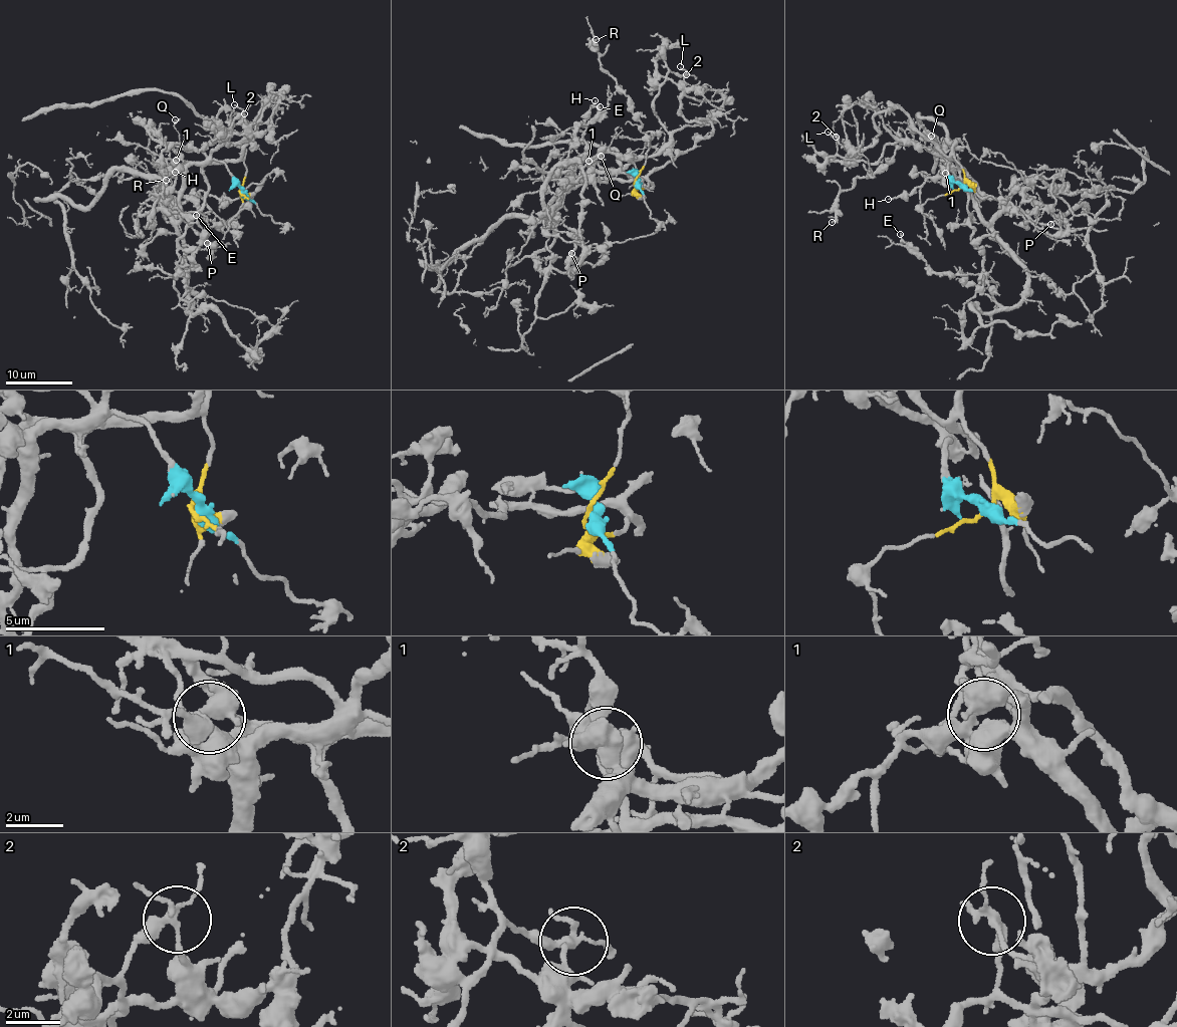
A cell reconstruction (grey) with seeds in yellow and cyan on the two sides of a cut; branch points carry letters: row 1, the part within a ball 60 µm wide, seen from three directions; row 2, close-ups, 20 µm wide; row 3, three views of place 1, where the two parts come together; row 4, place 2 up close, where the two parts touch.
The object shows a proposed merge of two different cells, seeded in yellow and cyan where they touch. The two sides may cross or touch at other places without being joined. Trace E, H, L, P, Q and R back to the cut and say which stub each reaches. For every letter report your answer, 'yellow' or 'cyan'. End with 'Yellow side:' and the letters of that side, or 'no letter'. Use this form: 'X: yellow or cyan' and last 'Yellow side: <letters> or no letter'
E: yellow
H: yellow
L: yellow
P: yellow
Q: cyan
R: yellow
Yellow side: E, H, L, P, R

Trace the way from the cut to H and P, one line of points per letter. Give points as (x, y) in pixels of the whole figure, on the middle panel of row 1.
H: (635, 181), (641, 189), (648, 186), (642, 179), (597, 180), (593, 173), (582, 136), (587, 113), (596, 99)
P: (635, 181), (648, 186), (590, 180), (563, 196), (555, 214), (575, 232), (573, 263), (571, 253)

